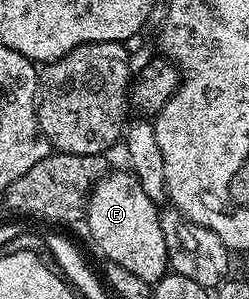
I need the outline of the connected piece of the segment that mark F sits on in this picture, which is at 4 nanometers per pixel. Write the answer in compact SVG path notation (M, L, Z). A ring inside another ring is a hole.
M111 171L100 177L87 195L85 226L107 261L126 267L133 271L133 275L154 283L169 271L165 236L159 222L160 212L160 206L145 195L133 172Z

